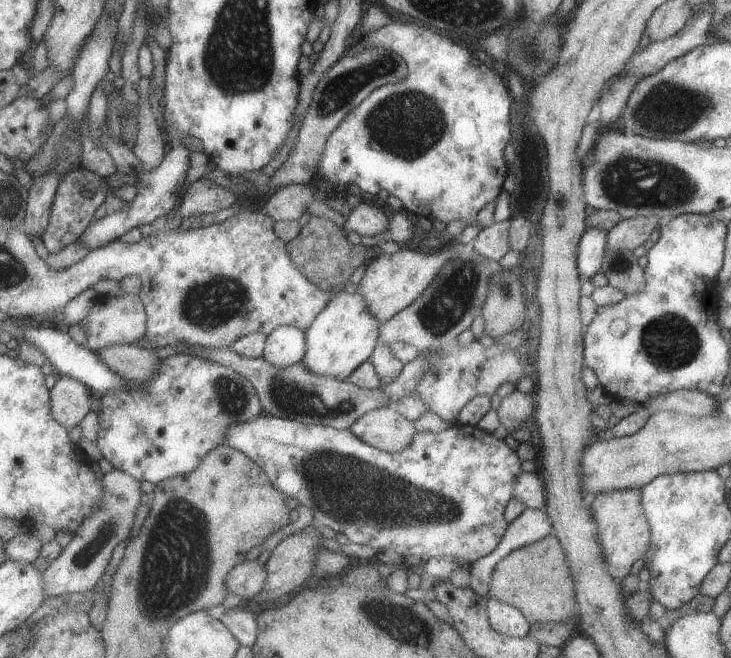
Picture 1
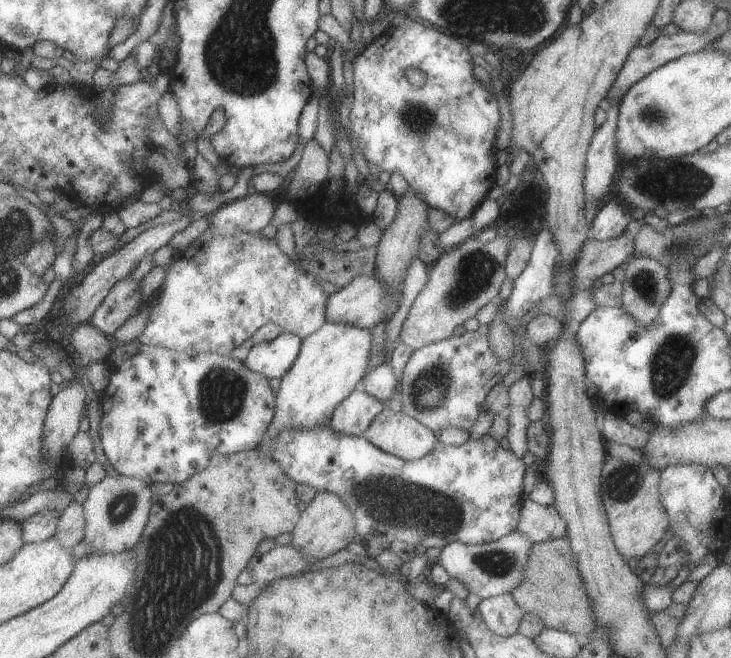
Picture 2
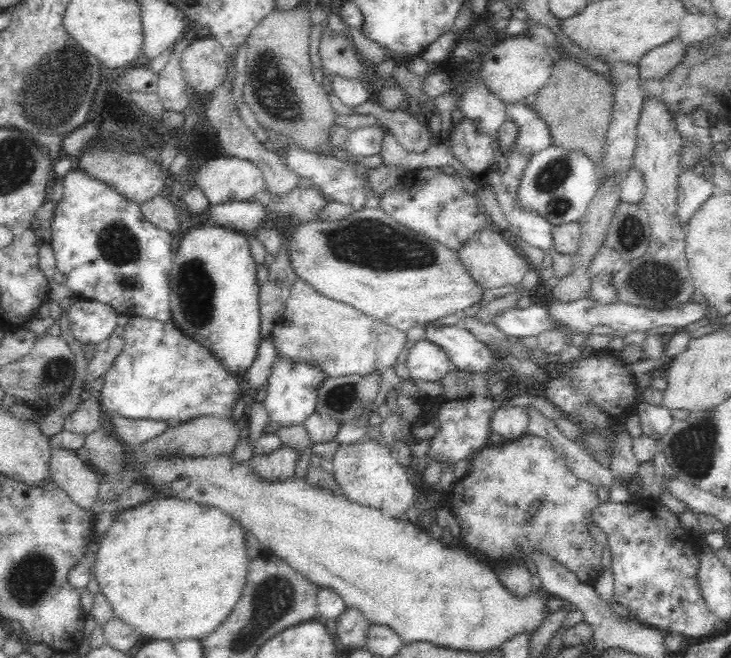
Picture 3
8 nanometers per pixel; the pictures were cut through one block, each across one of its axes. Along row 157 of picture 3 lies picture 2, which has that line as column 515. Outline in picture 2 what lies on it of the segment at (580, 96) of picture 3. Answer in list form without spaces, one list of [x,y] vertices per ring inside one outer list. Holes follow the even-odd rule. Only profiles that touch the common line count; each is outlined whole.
[[[567,537],[533,543],[529,548],[527,564],[523,568],[523,580],[511,592],[511,596],[523,613],[529,612],[538,616],[545,627],[574,634],[582,640],[597,626]]]

